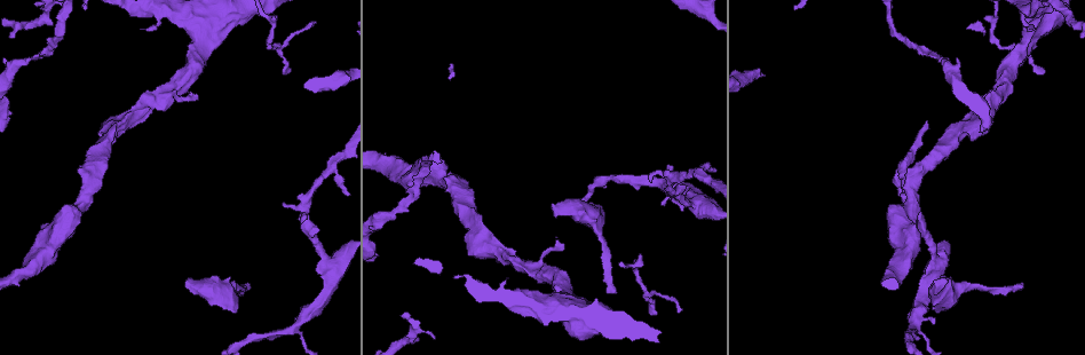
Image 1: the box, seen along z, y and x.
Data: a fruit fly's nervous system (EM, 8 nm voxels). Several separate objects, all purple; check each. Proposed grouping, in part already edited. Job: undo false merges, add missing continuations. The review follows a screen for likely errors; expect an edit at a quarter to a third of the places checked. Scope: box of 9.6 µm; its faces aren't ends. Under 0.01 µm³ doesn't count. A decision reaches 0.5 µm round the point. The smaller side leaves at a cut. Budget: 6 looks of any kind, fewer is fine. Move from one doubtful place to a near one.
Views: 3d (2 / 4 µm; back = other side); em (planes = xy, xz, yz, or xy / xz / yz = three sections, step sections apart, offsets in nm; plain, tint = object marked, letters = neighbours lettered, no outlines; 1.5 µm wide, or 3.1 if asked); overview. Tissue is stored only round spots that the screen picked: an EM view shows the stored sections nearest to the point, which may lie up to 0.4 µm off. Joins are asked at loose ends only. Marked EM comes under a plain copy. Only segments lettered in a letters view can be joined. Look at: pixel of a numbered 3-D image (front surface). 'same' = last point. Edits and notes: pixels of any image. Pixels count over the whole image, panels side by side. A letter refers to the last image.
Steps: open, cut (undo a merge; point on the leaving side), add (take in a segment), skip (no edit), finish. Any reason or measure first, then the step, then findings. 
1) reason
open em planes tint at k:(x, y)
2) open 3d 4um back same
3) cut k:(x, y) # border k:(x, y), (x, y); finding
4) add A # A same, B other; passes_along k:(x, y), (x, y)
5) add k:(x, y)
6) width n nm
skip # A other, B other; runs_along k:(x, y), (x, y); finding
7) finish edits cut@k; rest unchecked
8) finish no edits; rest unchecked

an open end
open 3d 4um at 1:(250, 287)

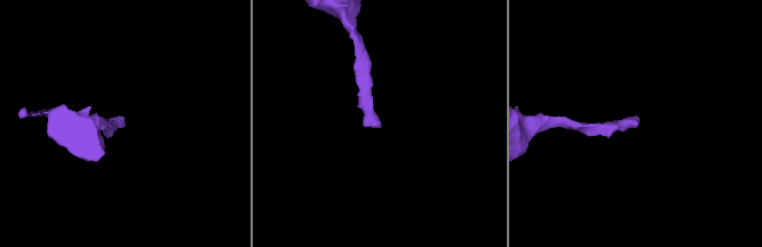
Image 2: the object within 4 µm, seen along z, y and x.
open em planes letters at 2:(379, 125)

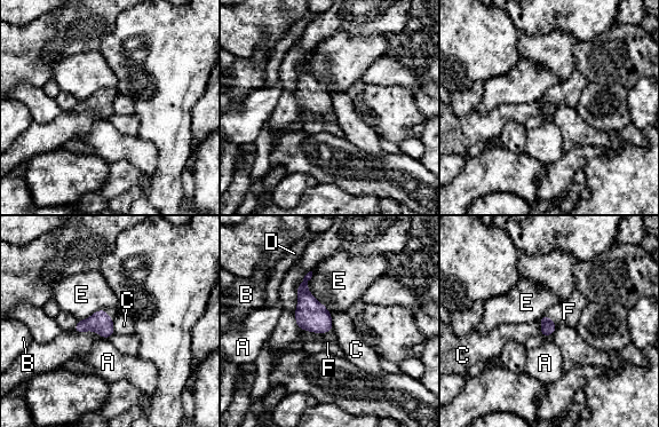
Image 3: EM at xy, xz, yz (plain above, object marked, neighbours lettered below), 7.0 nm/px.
add F # A other, B other, C other, D other, E other, F same; passes_along 3:(310, 315), (319, 332), (327, 342); the neuron continues

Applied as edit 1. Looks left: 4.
a fork
open 3d 4um at 1:(326, 263)

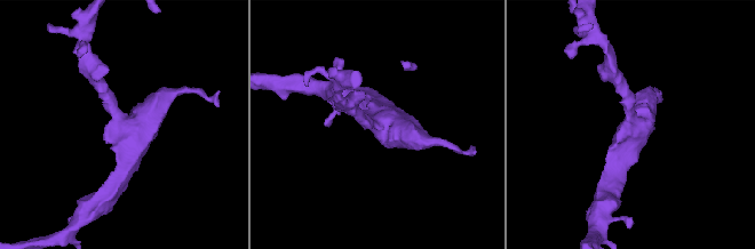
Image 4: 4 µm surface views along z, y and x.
arms 3; arm_widths 200, 260, 280 nm; need the tissue
open em planes letters at 4:(122, 122)

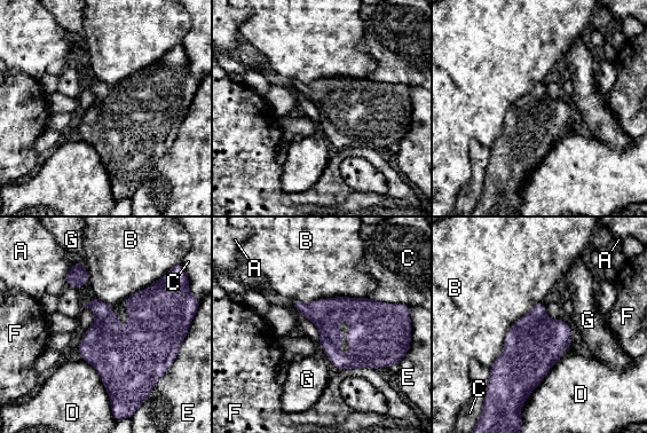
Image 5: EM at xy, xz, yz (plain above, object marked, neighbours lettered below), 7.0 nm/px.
skip # A other, B other, C other, D other, E other, F other, G other; one neuron here

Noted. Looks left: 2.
finish edits add@3; rest unchecked

